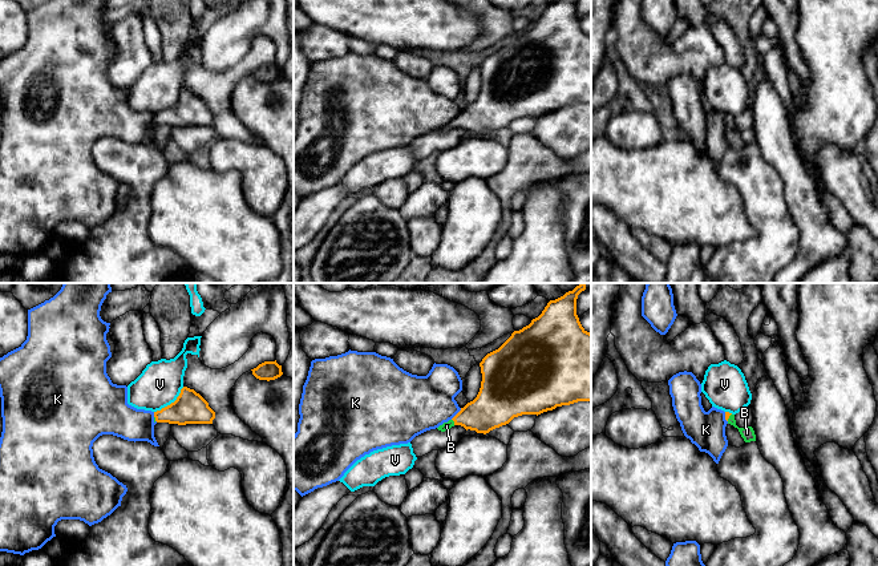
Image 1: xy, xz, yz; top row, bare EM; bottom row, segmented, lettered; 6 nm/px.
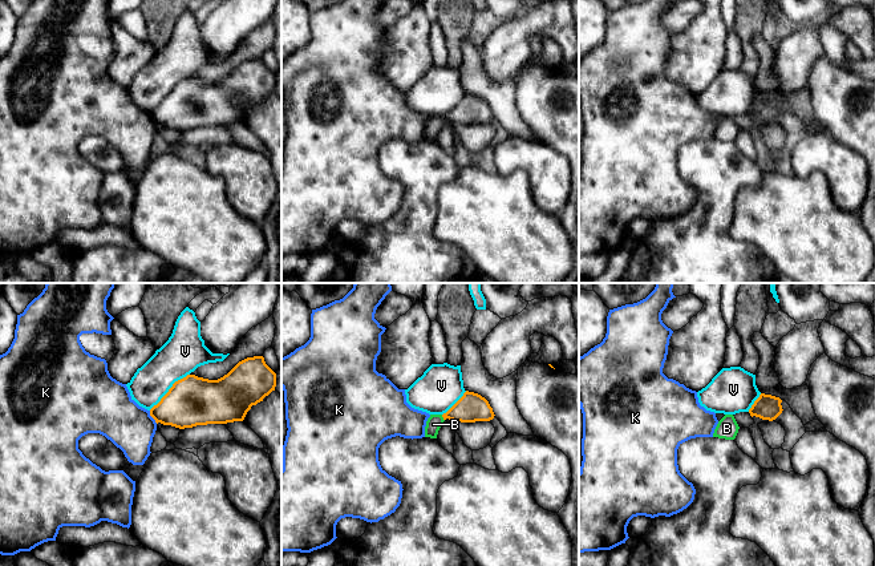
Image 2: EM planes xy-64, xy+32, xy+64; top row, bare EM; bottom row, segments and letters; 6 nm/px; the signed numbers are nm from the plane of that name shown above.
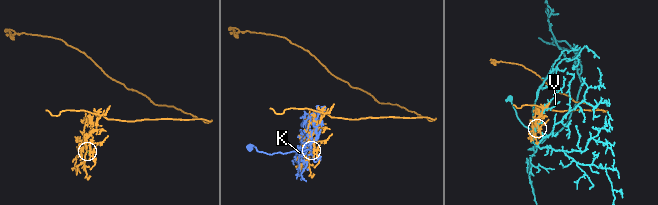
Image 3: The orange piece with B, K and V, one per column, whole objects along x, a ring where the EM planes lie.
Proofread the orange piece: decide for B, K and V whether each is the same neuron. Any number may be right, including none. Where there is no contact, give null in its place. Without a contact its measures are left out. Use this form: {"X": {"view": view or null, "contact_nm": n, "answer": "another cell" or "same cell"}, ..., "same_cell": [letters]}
{"B": {"view": "xz", "contact_nm": 40, "answer": "same cell"}, "K": {"view": "xz", "contact_nm": 100, "answer": "another cell"}, "V": {"view": "xy", "contact_nm": 240, "answer": "another cell"}, "same_cell": ["B"]}

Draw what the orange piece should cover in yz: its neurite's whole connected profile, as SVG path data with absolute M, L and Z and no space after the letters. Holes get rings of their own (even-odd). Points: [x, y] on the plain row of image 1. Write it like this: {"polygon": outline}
{"polygon": "M725 114L725 122L728 126L733 128L735 130L739 132L741 140L744 141L745 145L756 143L756 137L752 129L748 130L739 130L736 128L735 117Z"}

